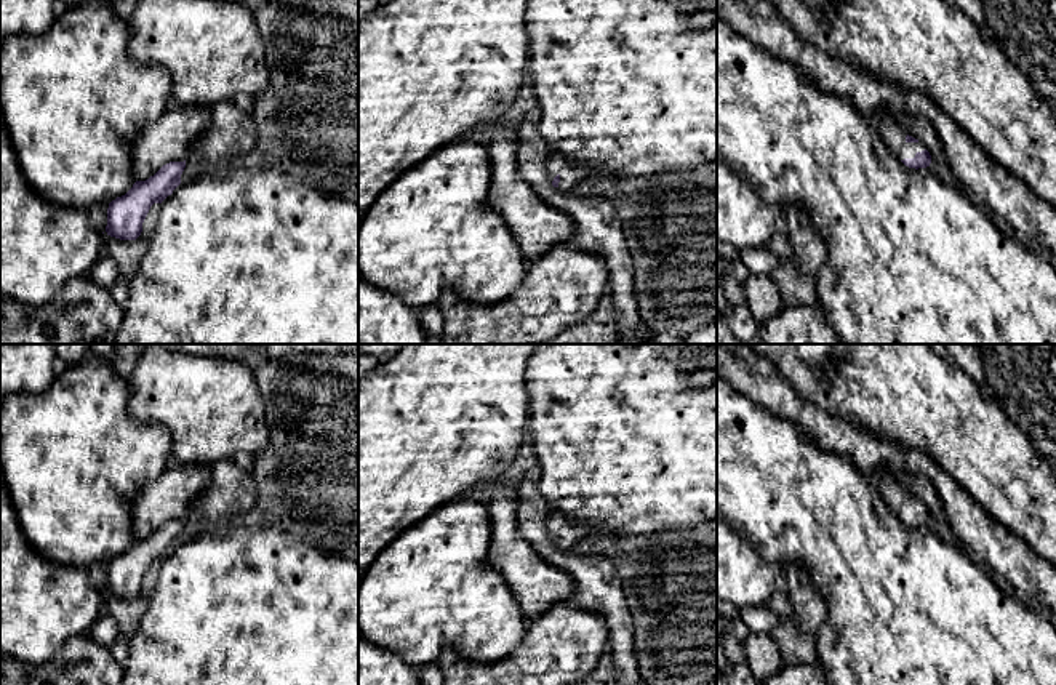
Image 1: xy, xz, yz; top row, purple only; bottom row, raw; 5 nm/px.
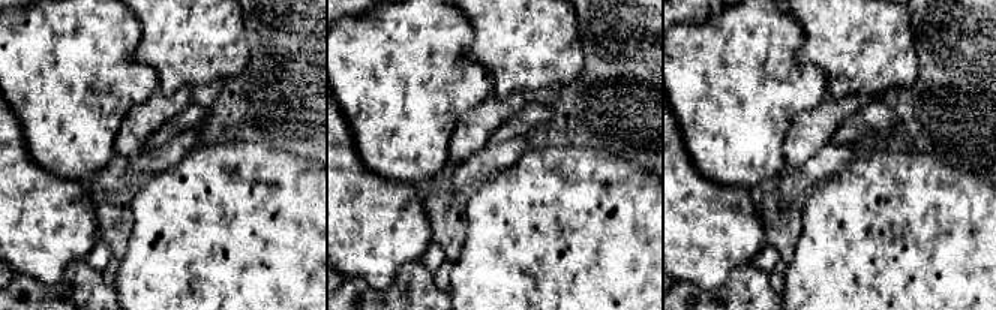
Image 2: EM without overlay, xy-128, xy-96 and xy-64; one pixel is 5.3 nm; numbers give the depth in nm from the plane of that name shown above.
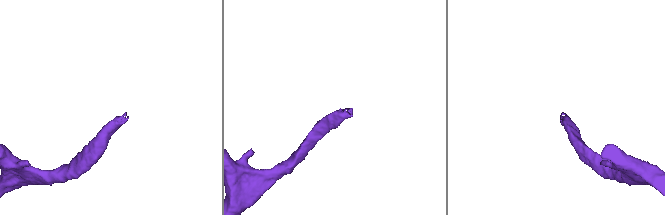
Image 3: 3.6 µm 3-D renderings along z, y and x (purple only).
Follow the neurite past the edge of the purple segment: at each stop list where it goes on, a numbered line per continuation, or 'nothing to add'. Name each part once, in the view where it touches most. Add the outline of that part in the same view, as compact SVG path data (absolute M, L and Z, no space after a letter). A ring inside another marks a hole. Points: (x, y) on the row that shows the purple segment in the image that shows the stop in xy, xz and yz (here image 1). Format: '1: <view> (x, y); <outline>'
1: yz (885, 124); M878 110L874 117L874 125L886 146L901 158L914 158L917 152L925 150L925 146L918 142L907 142L907 133L901 130L896 117L888 110Z

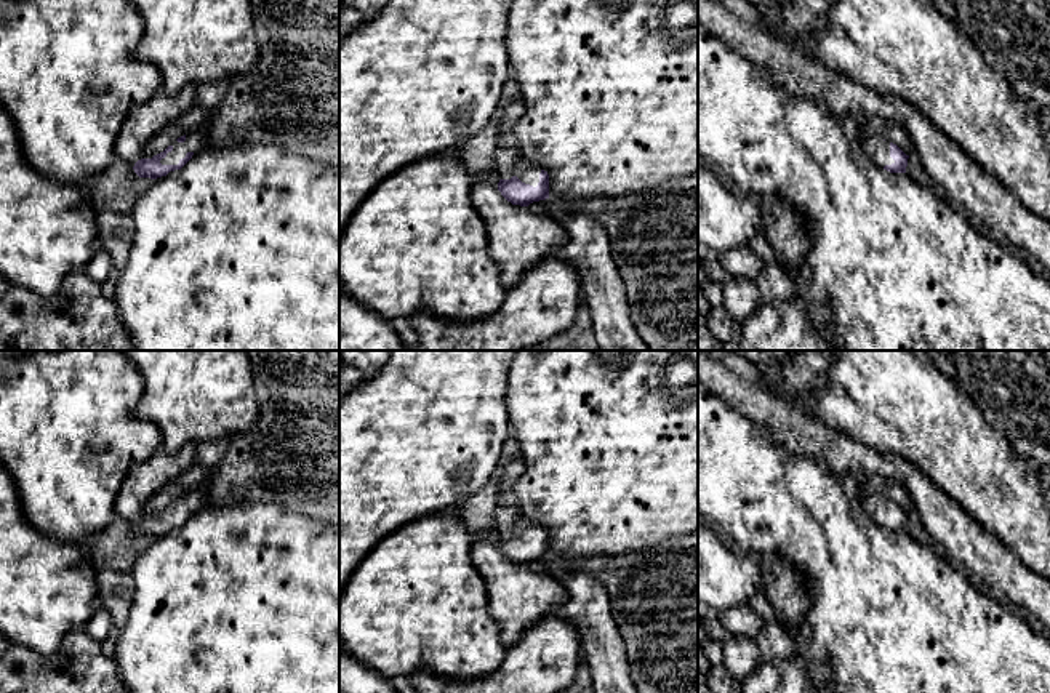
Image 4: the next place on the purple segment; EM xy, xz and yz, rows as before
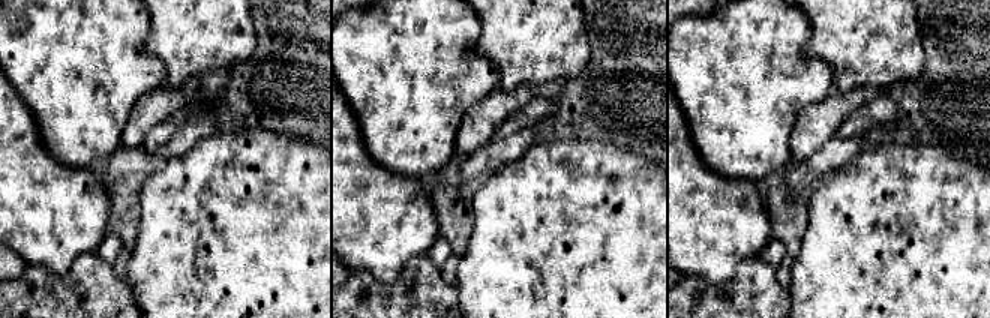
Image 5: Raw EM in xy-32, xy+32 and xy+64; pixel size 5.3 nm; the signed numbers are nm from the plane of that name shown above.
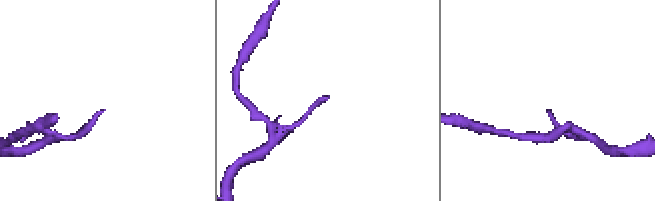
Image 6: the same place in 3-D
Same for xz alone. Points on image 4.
1: xz (525, 172); M523 158L519 160L514 170L514 176L517 176L522 182L530 184L533 187L536 187L539 182L539 173L539 168L533 166L530 162Z

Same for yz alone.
1: yz (876, 148); M856 130L856 139L861 142L863 150L880 166L895 163L890 157L890 142L879 136L869 136Z

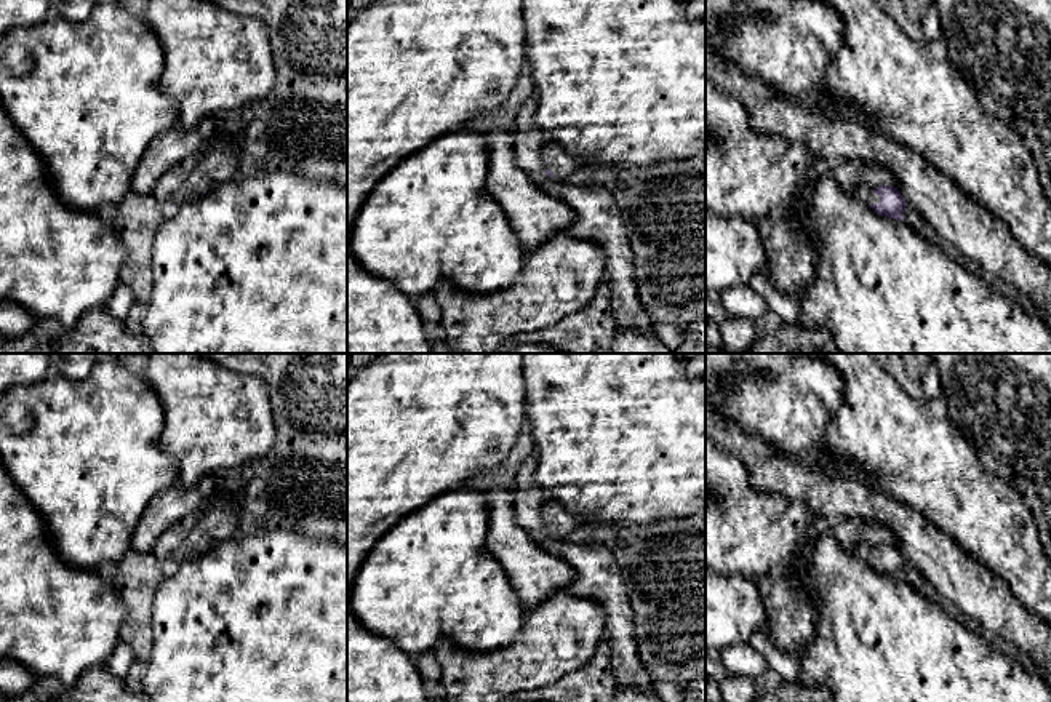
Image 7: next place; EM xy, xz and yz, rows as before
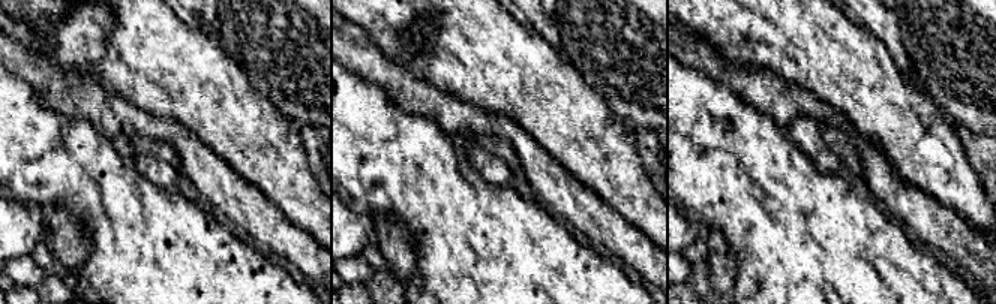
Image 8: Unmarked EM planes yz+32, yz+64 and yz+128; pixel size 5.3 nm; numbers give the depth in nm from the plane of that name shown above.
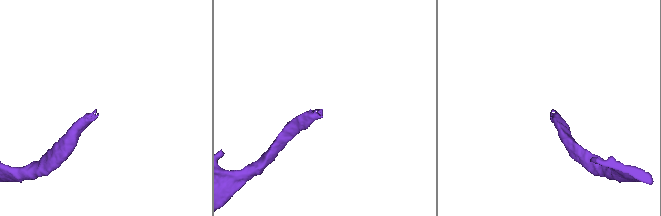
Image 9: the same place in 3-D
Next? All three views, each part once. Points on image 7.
1: yz (864, 194); M859 187L854 195L861 200L865 201L867 205L873 205L873 203L880 203L881 198L880 195L875 195L873 190L870 190L869 187Z

